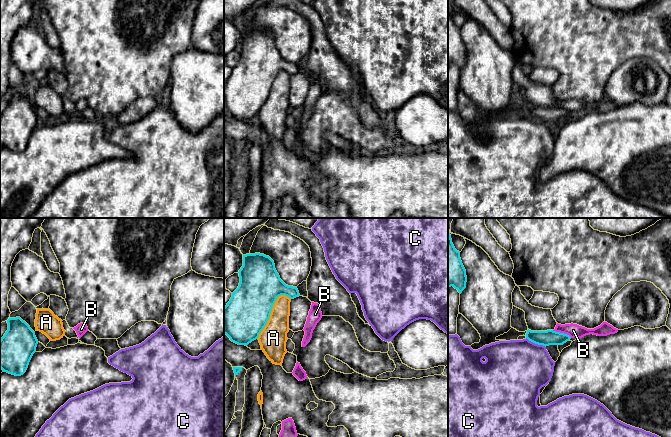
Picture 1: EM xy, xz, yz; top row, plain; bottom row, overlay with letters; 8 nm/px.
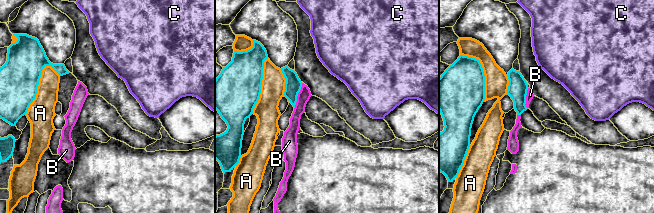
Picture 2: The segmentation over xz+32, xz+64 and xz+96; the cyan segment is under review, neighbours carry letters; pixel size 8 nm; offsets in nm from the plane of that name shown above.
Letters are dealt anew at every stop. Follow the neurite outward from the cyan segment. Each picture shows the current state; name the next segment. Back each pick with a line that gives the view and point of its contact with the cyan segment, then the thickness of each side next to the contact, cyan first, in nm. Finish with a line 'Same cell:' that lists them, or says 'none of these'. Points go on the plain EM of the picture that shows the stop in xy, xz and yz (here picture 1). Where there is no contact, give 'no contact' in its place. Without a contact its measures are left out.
Same cell: none of these

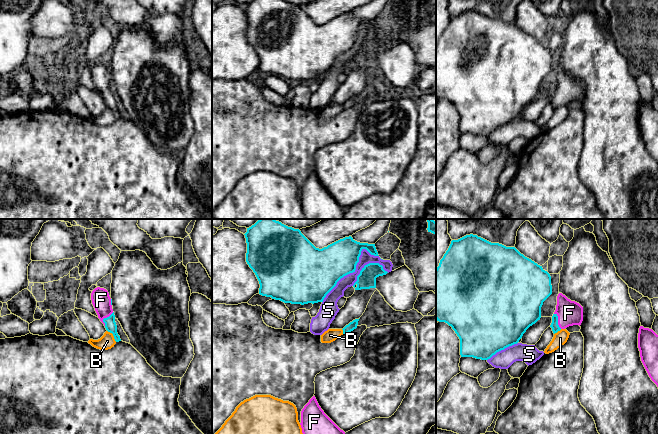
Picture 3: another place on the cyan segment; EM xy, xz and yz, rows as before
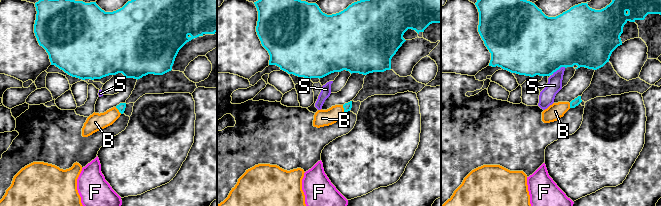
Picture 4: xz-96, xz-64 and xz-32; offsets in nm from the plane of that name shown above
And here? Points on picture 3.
F: contact yz (557, 97); calibres 70 and 200 nm
Same cell: F

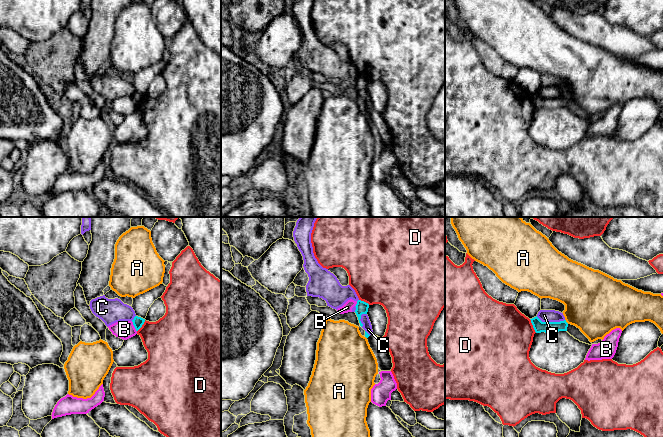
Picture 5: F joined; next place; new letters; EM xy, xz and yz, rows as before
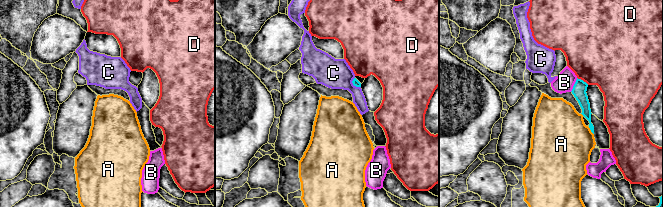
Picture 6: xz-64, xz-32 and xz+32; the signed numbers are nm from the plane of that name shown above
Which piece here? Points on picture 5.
Same cell: none of these

